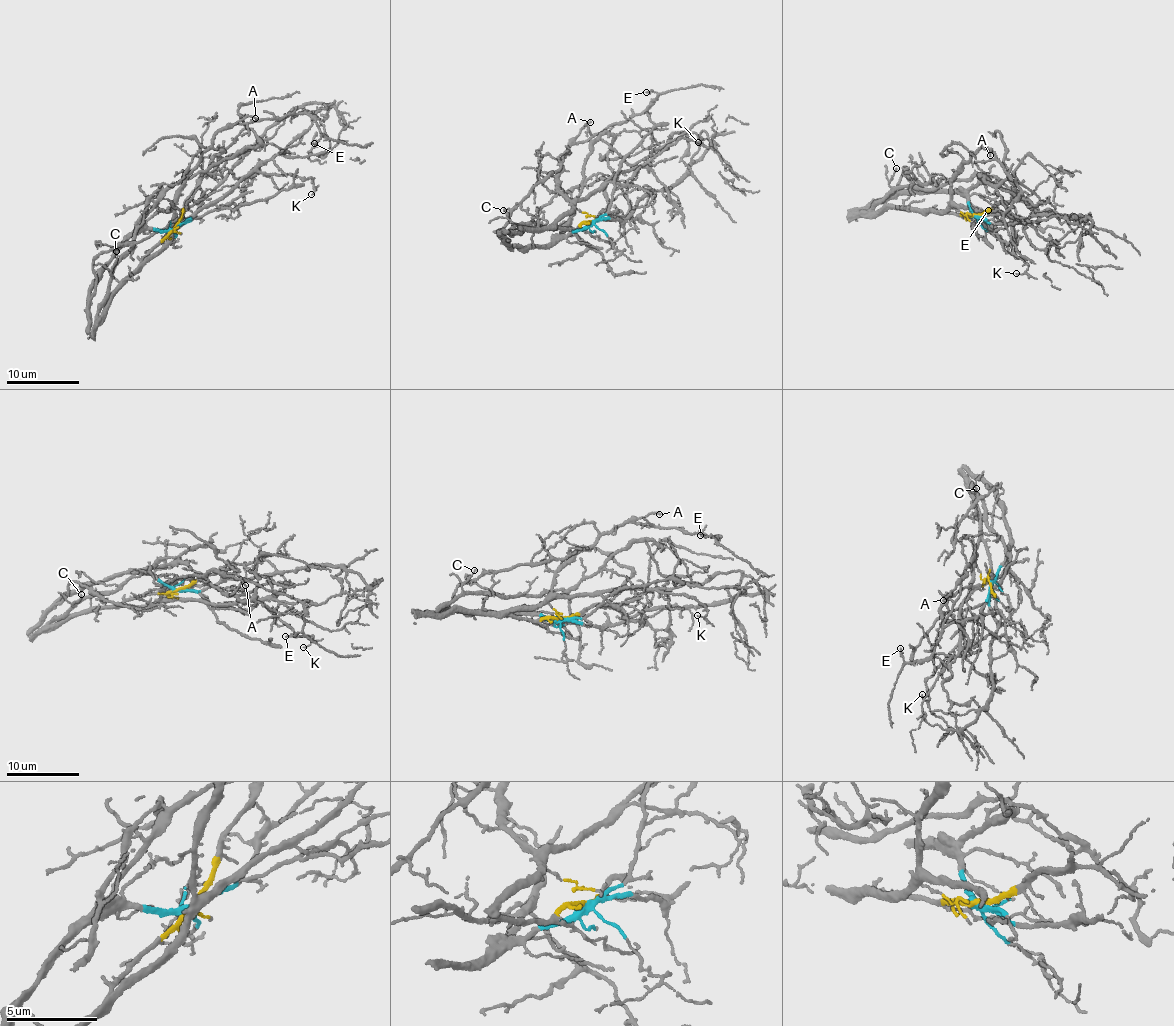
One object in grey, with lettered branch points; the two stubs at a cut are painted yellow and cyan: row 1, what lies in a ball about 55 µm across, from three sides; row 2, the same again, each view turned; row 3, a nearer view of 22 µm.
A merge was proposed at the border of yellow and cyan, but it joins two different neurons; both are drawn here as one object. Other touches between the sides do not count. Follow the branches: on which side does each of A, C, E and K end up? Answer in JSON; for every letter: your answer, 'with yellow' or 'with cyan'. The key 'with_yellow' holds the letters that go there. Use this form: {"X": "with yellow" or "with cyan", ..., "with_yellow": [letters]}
{"A": "with yellow", "C": "with yellow", "E": "with yellow", "K": "with yellow", "with_yellow": ["A", "C", "E", "K"]}

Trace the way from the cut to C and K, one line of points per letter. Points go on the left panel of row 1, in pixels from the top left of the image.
C: (174, 226), (168, 236), (140, 260), (138, 269), (118, 282), (110, 294), (111, 270), (116, 251)
K: (174, 226), (171, 232), (228, 193), (240, 179), (258, 169), (314, 181), (311, 195)

